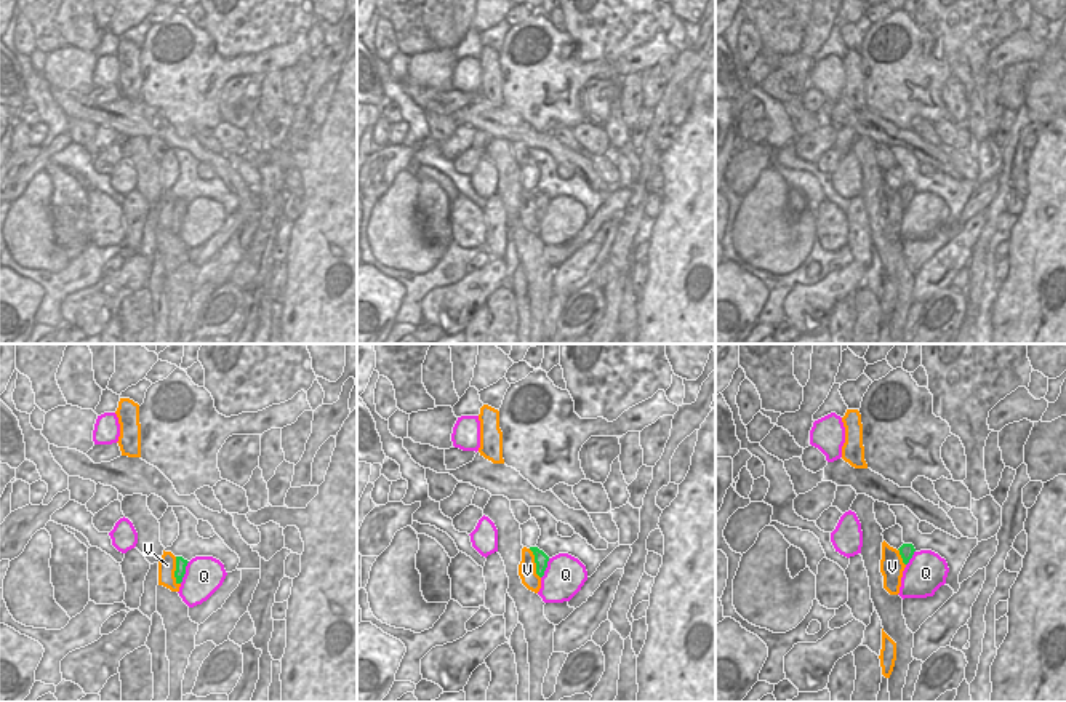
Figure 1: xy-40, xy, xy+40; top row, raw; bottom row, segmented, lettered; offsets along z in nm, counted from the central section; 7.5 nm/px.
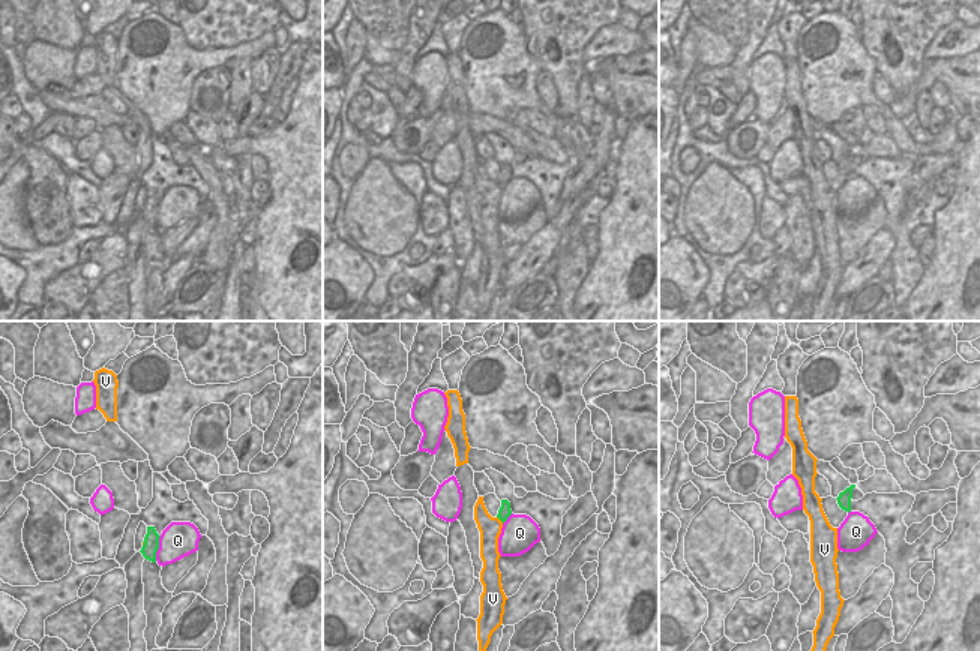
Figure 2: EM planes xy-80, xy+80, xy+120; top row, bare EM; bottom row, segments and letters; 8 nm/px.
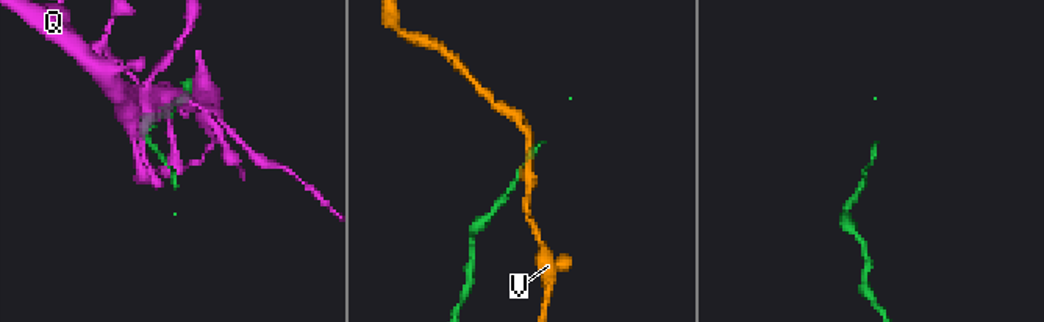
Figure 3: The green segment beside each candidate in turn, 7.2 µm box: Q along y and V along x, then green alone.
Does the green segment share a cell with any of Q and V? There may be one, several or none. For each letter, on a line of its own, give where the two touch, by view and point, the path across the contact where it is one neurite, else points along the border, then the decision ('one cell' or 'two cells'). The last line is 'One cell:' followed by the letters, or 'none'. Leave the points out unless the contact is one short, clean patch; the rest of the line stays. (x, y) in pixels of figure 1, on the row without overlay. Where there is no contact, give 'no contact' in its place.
Q: xy-40 (184, 215) | two cells
V: xy-40 (175, 213) | along xy-40 (175, 199), (175, 221), (180, 226) | two cells
One cell: none

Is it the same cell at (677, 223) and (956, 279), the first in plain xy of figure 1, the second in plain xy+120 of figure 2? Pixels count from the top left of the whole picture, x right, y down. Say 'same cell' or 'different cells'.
same cell

